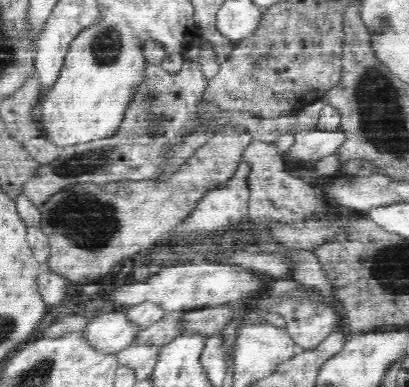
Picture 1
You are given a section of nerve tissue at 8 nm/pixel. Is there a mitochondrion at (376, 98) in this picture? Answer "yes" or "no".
yes

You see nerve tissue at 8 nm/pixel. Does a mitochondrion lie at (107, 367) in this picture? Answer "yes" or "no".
no

